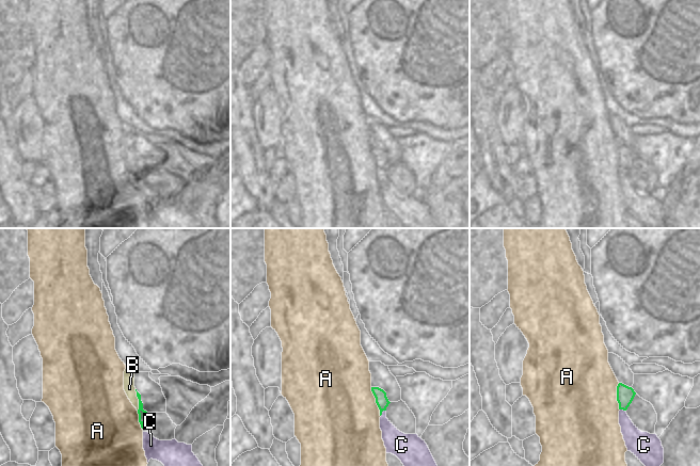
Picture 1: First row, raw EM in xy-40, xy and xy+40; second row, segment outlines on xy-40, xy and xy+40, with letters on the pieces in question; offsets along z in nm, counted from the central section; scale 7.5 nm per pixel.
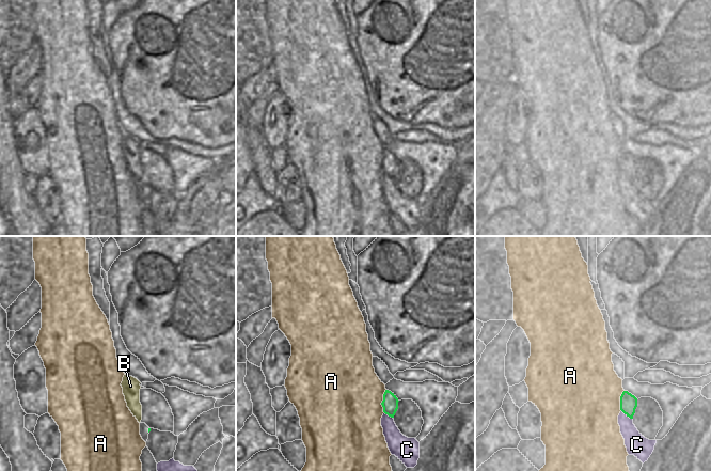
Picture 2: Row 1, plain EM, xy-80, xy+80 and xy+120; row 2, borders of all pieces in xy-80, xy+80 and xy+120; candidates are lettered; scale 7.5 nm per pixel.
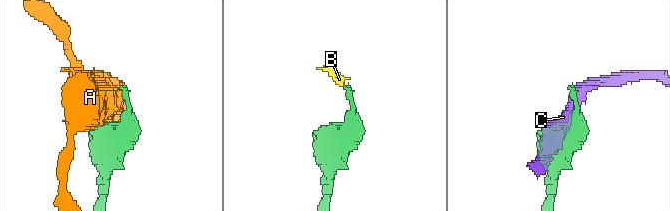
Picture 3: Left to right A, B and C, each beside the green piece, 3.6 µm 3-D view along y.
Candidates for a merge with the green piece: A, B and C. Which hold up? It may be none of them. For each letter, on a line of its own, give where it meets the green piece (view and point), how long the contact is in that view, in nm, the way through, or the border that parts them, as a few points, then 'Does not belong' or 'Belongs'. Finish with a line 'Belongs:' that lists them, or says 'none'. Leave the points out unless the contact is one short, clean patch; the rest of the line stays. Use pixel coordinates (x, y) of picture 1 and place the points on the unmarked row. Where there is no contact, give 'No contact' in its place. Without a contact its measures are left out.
A: Touches green at xy (376, 163). Shared border 240 nm. Does not belong
B: Touches green at xy-40 (139, 161). Shared border 160 nm. Path across: xy-40 (141, 173), (139, 161), (129, 149). Belongs
C: Touches green at xy (382, 172). Shared border 60 nm. Does not belong
Belongs: B

